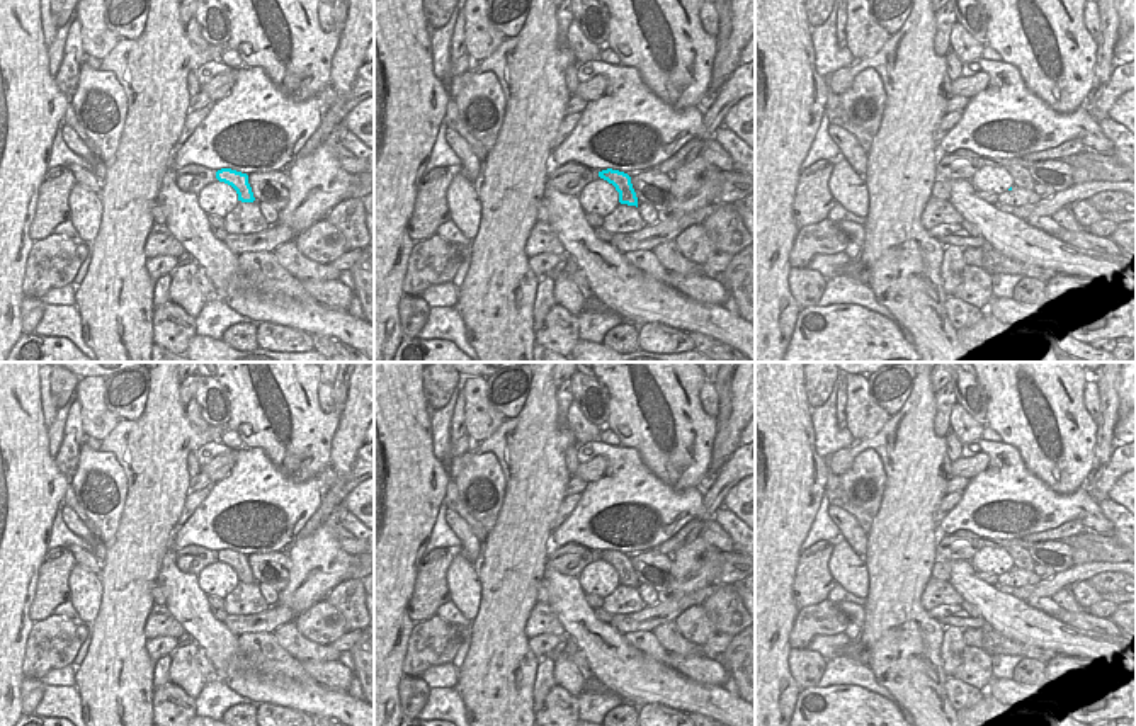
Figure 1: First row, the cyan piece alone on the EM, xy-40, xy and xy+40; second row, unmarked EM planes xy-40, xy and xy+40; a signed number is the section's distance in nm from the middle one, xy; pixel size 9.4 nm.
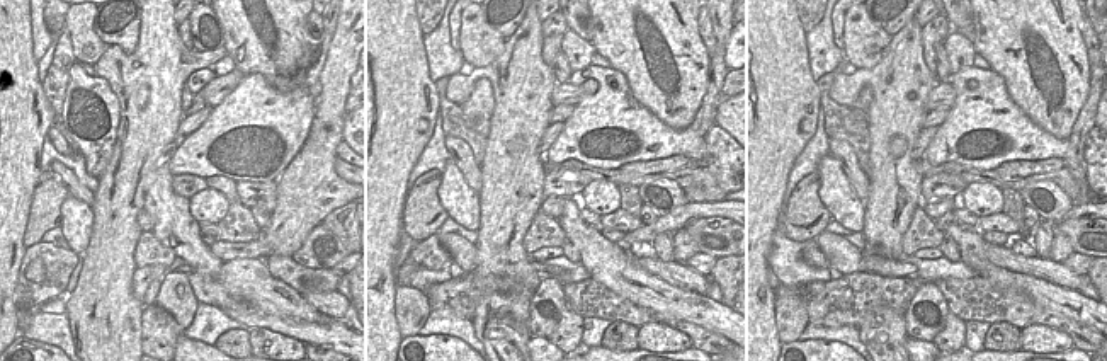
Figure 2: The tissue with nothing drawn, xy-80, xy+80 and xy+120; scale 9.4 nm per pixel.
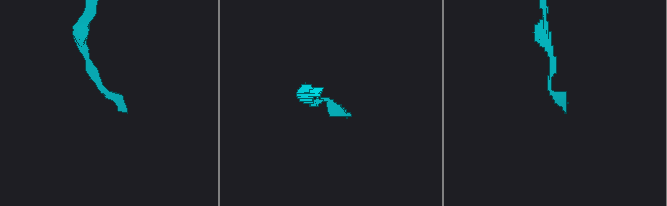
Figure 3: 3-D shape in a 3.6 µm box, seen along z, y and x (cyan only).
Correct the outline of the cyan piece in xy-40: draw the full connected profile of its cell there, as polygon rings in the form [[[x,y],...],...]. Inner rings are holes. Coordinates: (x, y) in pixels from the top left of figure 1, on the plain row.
[[[221,549],[216,553],[216,559],[219,563],[231,566],[238,575],[238,581],[241,581],[241,583],[255,581],[247,554],[241,554],[241,553],[231,551],[231,549]]]

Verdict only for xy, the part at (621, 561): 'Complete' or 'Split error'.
Complete.

